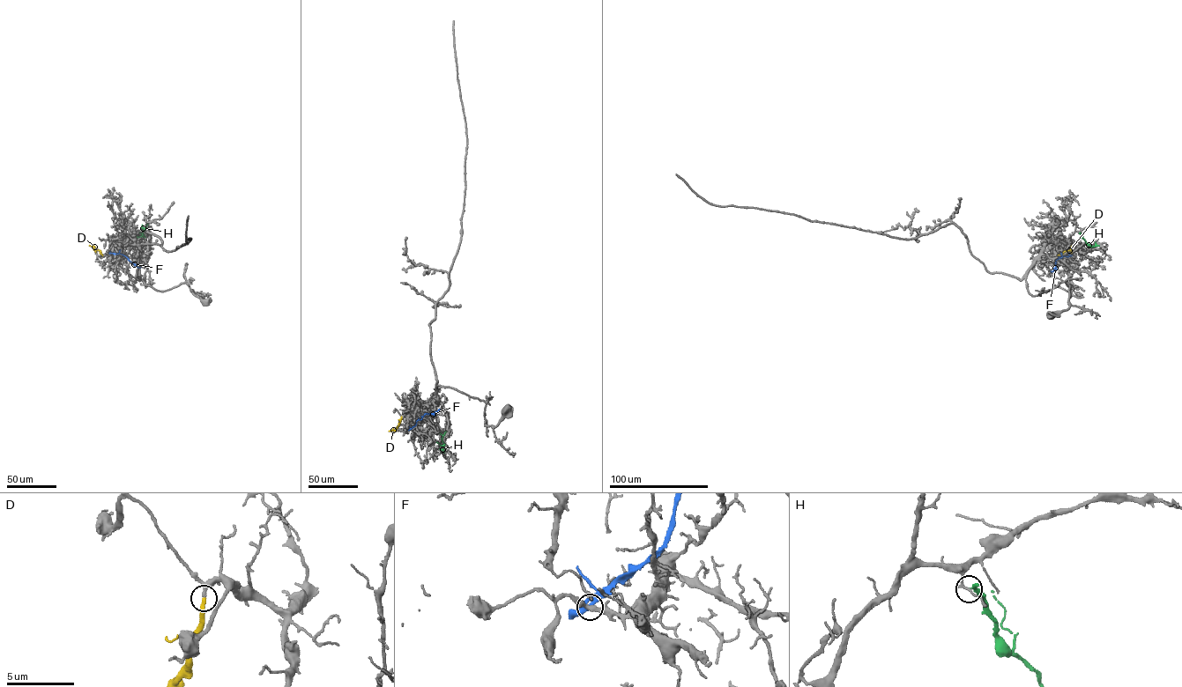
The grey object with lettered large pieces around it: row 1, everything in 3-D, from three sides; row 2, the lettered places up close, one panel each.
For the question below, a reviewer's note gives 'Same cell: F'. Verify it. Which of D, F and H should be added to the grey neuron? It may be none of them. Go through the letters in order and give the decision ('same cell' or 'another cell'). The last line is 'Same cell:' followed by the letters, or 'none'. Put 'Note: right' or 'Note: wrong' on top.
Note: wrong
D: same cell
F: another cell
H: another cell
Same cell: D

